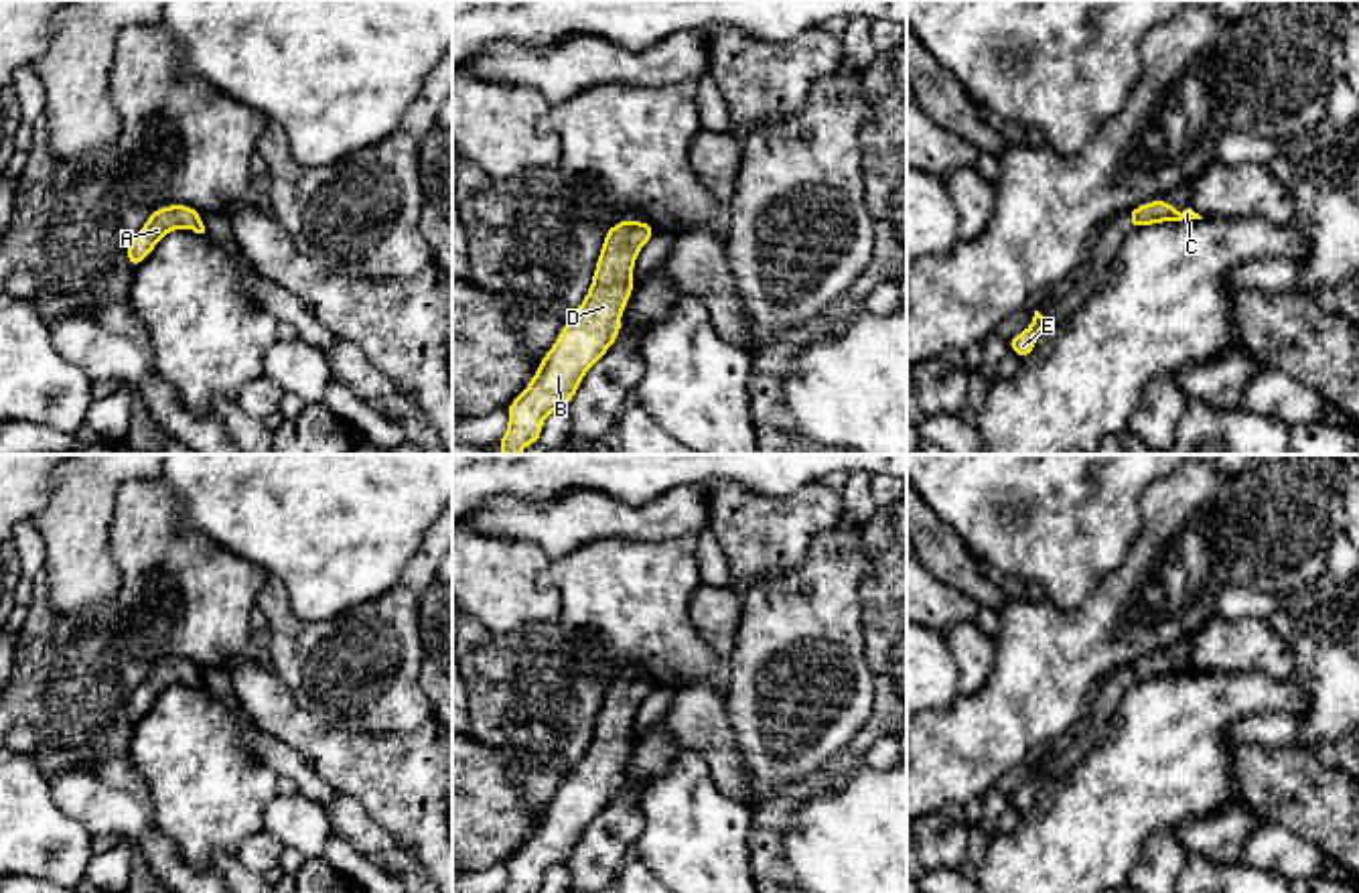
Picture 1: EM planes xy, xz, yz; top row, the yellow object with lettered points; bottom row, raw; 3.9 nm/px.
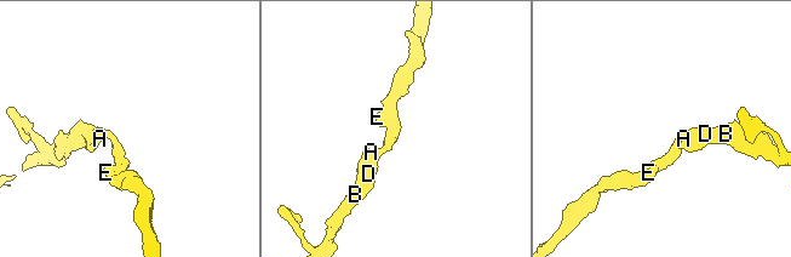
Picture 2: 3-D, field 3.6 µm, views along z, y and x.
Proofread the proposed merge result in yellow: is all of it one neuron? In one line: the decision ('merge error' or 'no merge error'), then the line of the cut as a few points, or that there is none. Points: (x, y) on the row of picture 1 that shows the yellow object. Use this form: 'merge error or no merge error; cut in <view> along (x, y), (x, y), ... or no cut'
no merge error; no cut

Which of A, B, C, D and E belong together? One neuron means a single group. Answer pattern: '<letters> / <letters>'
A B C D E

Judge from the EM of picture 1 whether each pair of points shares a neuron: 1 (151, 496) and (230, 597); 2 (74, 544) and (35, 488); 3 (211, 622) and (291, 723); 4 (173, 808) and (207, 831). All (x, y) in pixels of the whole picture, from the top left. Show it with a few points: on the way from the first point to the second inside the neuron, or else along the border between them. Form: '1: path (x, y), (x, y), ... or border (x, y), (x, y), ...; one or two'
1: path (153, 520), (205, 573); one
2: border (53, 475), (49, 500), (29, 518); two
3: border (242, 654), (222, 664); two
4: path (181, 808), (199, 822); one

